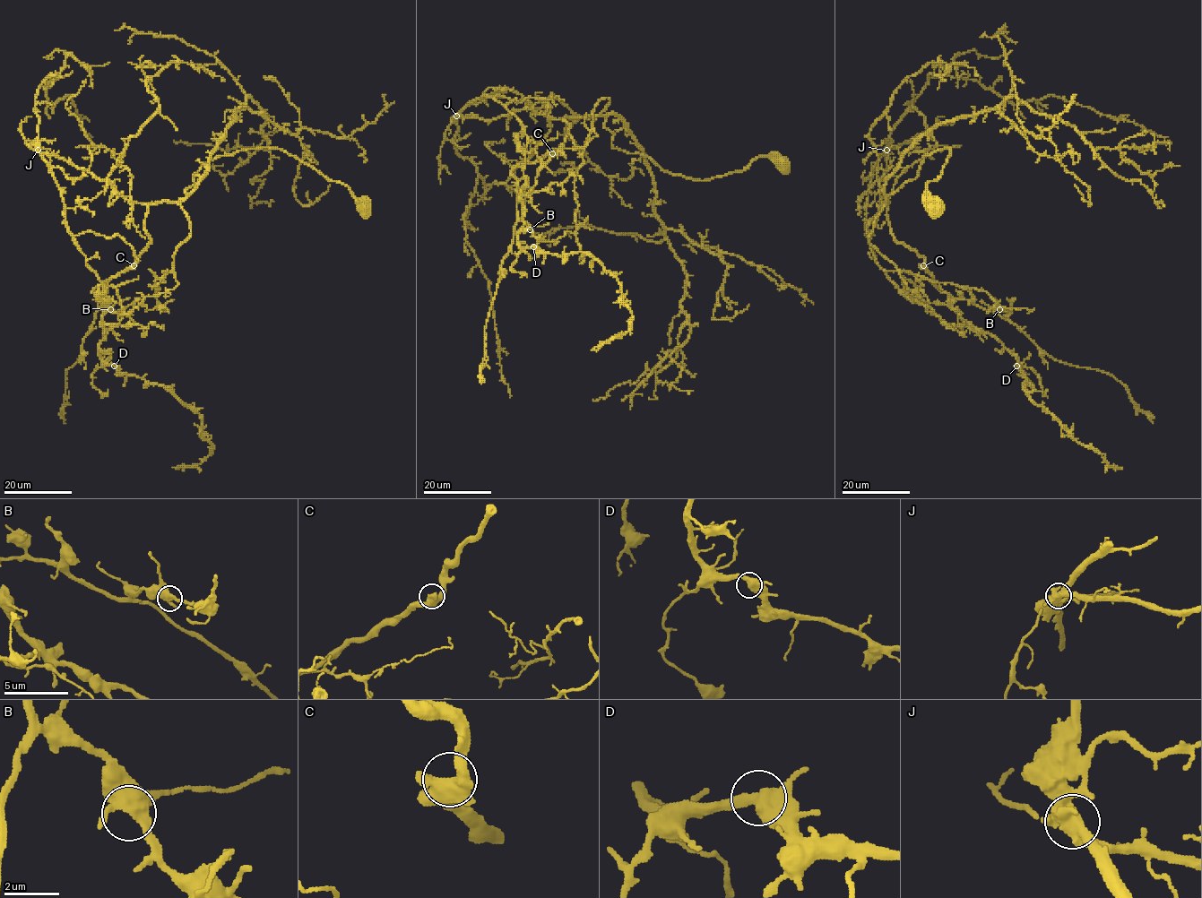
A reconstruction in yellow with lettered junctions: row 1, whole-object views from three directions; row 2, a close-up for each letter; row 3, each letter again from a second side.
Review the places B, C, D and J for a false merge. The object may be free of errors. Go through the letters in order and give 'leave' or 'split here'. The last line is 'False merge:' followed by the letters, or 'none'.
B: leave
C: leave
D: leave
J: split here
False merge: J

